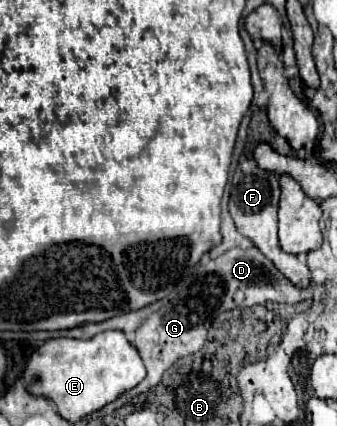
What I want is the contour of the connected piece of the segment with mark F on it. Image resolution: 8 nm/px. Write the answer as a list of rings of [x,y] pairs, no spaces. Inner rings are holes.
[[[242,175],[230,189],[230,215],[236,223],[236,229],[248,237],[266,259],[270,259],[276,269],[288,279],[292,281],[294,287],[304,289],[310,285],[310,269],[306,265],[300,263],[300,259],[296,255],[284,253],[278,245],[278,197],[280,197],[280,187],[278,187],[278,175]]]

